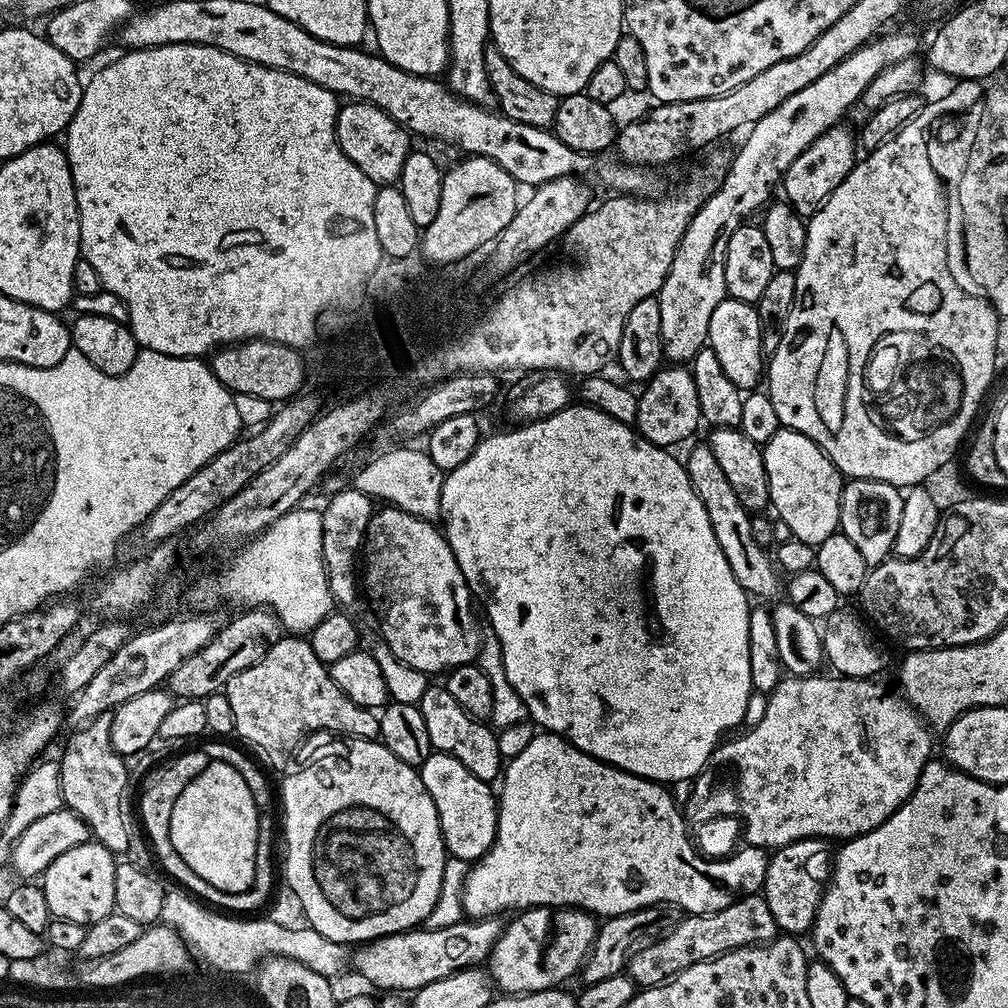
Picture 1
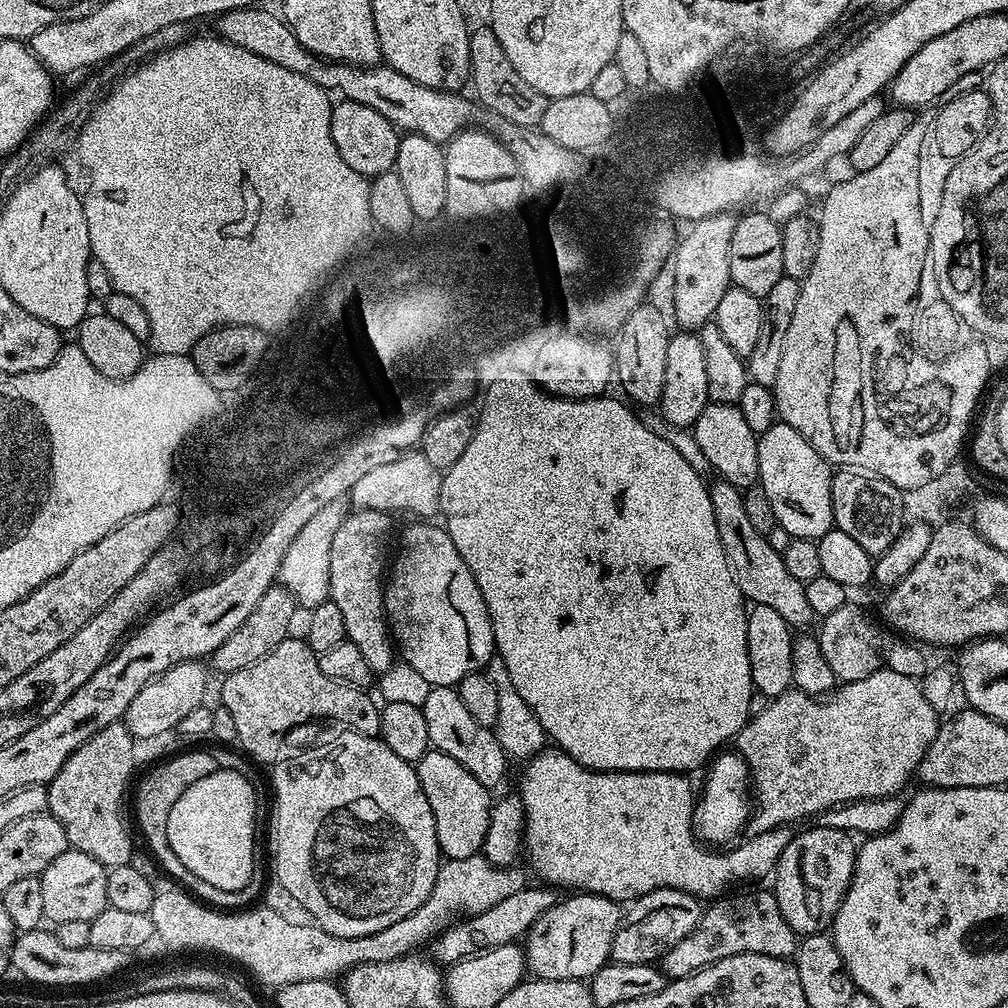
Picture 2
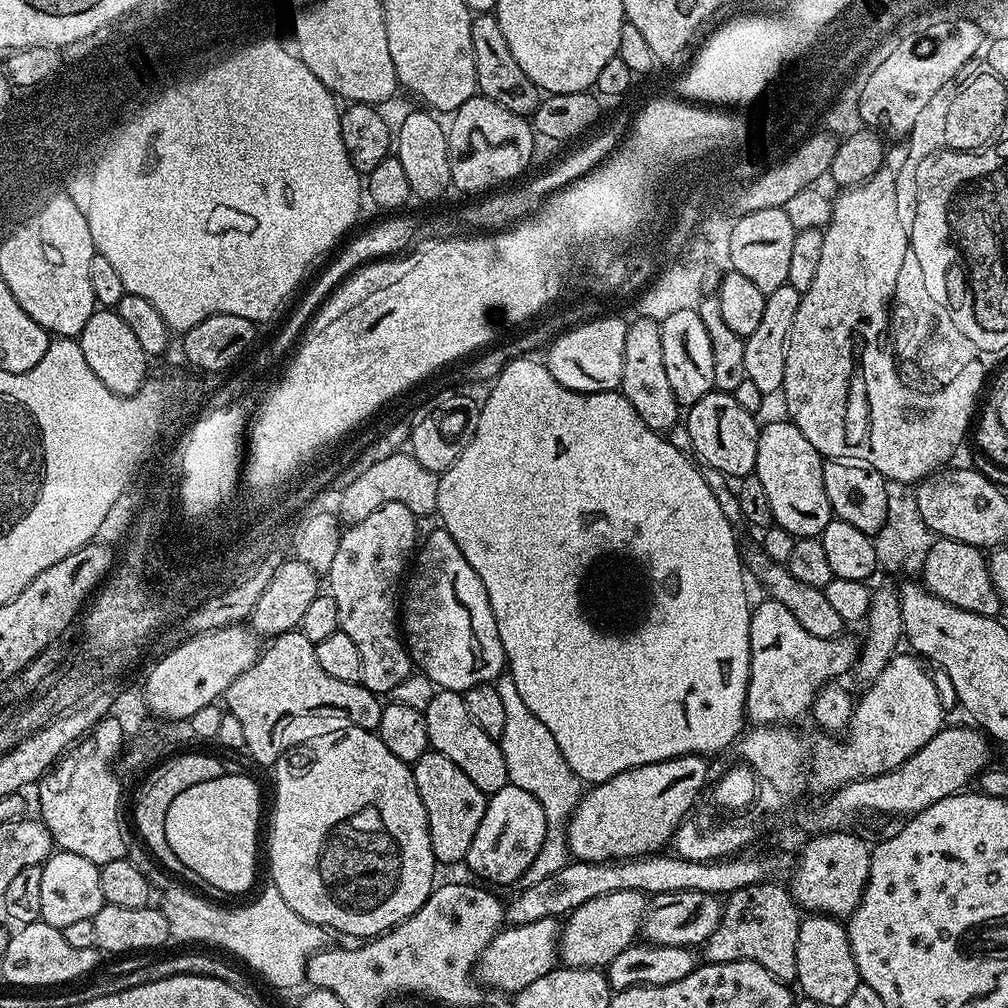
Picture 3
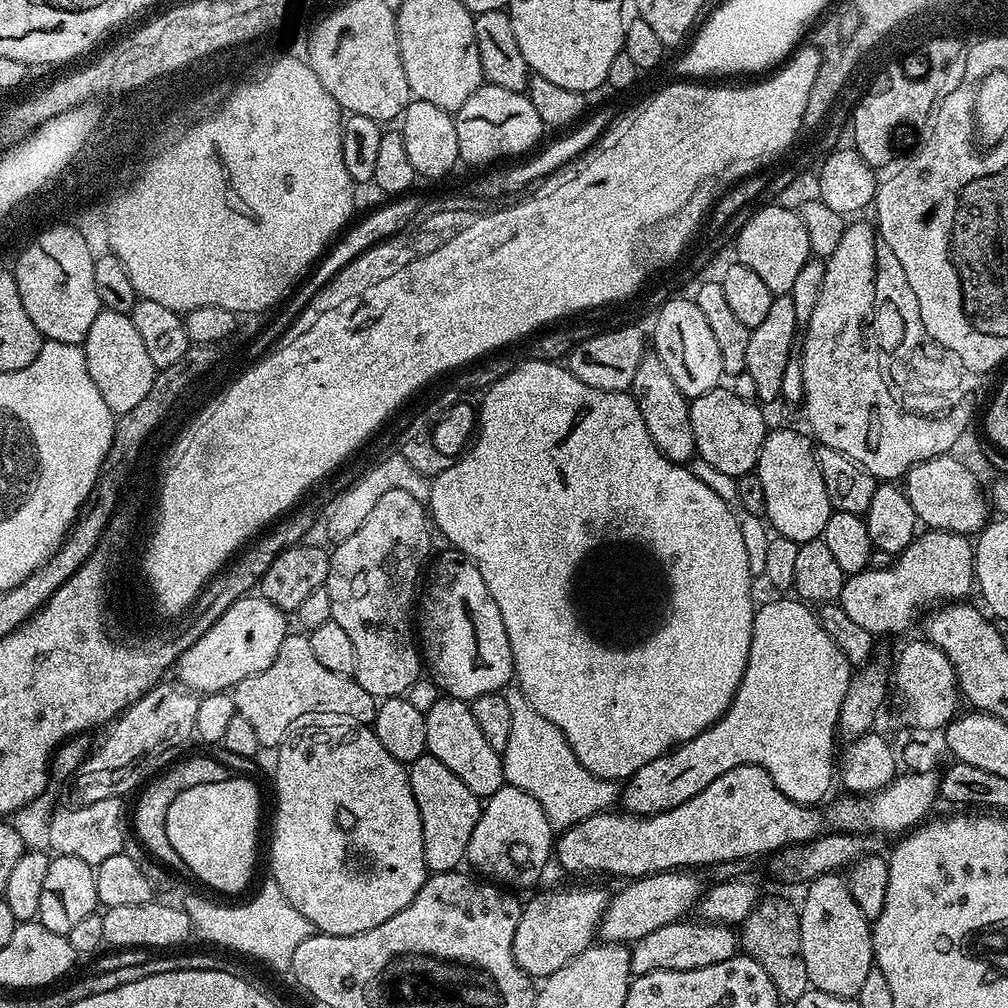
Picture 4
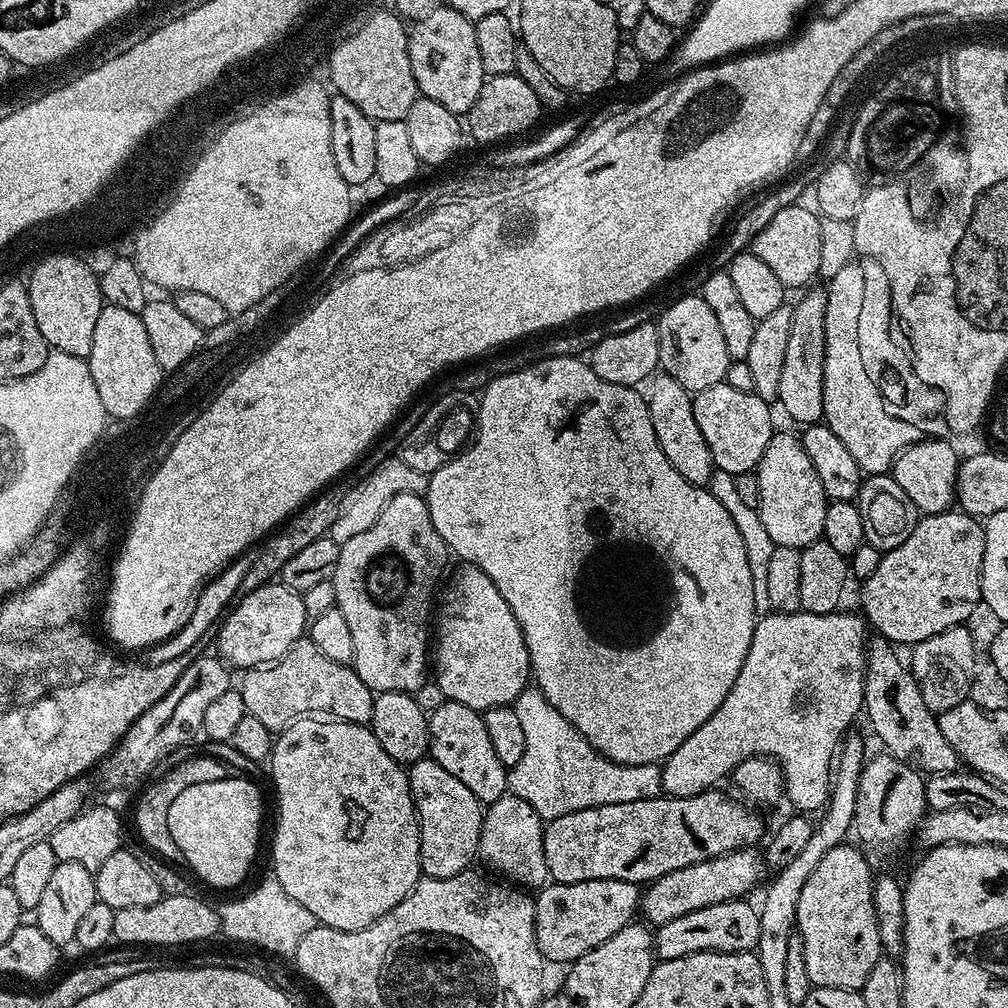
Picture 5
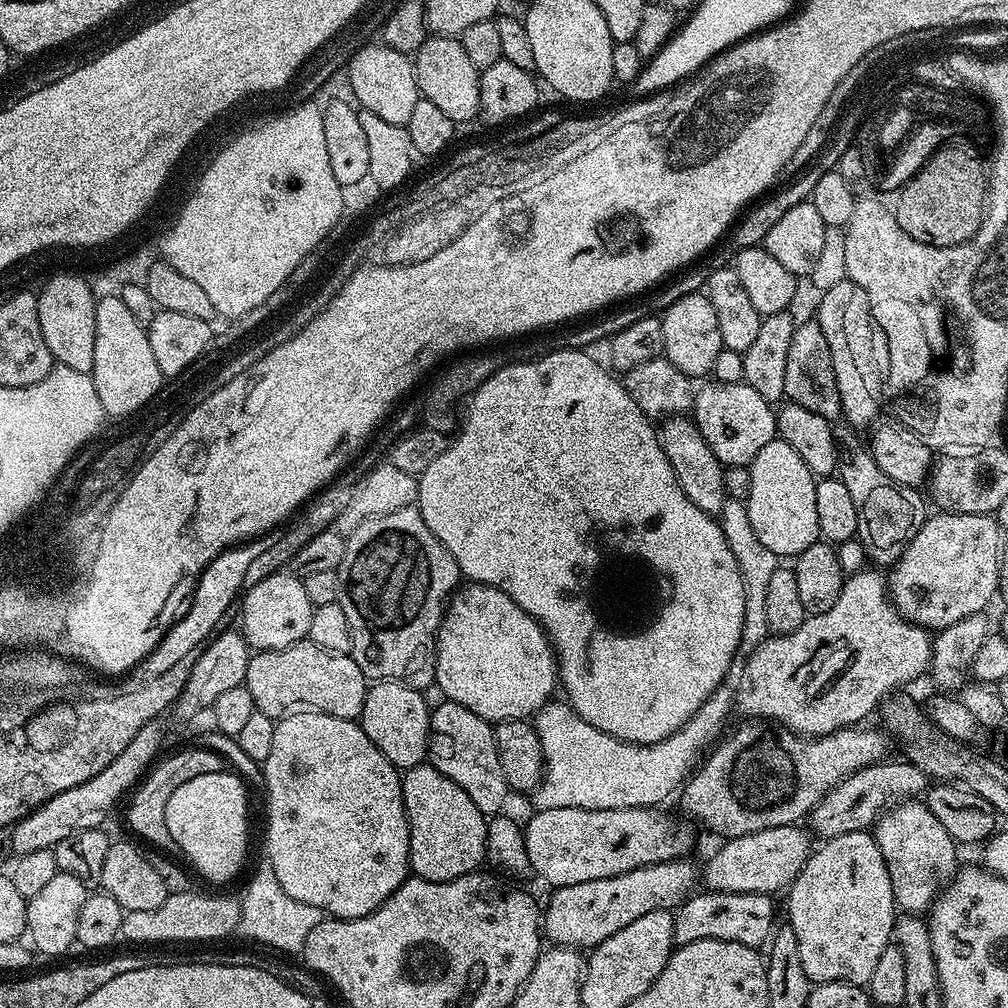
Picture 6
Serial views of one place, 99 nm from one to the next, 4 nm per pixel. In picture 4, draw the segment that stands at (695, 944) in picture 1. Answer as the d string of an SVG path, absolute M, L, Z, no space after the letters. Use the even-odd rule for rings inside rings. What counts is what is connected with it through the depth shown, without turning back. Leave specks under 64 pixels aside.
M765 895L738 928L738 944L743 955L751 956L770 974L781 1001L795 1002L810 987L806 974L806 961L802 959L802 934L797 905L776 896Z

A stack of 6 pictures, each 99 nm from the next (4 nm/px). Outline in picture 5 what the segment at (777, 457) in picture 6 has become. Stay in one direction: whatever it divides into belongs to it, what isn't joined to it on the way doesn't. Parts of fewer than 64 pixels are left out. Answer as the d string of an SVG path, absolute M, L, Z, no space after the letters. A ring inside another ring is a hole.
M780 431L773 434L755 473L760 487L758 511L762 526L766 526L775 547L802 549L823 537L830 501L822 490L822 482L818 482L818 470L814 470L814 462L806 455L799 435Z

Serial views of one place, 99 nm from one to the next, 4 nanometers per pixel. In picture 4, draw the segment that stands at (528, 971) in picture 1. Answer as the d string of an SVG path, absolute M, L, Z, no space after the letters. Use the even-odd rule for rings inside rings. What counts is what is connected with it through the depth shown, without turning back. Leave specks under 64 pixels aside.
M688 870L654 872L651 876L633 879L617 896L608 901L608 908L600 920L598 936L601 941L610 944L631 945L638 938L658 930L658 926L674 924L685 919L688 911L697 907L702 895L700 880Z

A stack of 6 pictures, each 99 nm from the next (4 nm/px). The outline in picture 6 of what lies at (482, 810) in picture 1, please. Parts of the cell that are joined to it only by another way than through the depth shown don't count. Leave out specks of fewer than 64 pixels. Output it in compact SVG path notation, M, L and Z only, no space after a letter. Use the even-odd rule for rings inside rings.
M427 762L407 769L400 785L410 830L408 863L411 871L419 879L430 882L446 882L477 871L487 857L489 821L485 813L470 802L470 794Z

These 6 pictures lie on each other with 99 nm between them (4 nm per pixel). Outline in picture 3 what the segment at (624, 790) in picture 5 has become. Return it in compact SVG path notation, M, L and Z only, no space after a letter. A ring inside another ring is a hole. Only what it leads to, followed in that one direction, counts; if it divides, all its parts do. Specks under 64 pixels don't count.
M507 674L501 675L495 681L498 694L502 698L506 713L506 726L498 737L498 743L502 750L502 758L506 758L506 774L508 783L526 790L541 803L545 810L545 818L548 823L547 839L538 850L537 857L519 878L520 888L534 886L534 882L542 882L550 874L562 870L570 862L568 841L565 836L568 819L578 806L582 795L582 782L566 766L566 758L562 758L562 750L558 750L558 742L554 742L550 730L530 714L530 706L522 702L522 694L518 694L518 686L514 686L514 678Z

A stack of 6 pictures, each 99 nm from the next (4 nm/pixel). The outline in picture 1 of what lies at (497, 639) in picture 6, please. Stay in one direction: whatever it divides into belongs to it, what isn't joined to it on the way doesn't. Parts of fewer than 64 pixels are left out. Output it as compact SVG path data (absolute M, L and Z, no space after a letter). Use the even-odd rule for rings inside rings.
M384 506L381 509L381 512L380 509L373 511L370 522L368 523L368 532L364 535L364 546L362 549L362 592L363 595L365 592L372 599L372 608L376 611L377 618L380 619L380 632L384 635L381 636L383 643L390 646L394 658L398 658L408 668L413 668L425 674L433 674L432 672L447 674L453 668L473 663L480 655L482 631L480 632L479 626L476 625L476 616L472 613L472 604L474 608L472 591L468 589L466 578L462 578L462 570L458 566L458 558L454 558L454 550L450 550L448 540L444 537L443 531L433 521L423 520L414 514L403 512L401 508Z

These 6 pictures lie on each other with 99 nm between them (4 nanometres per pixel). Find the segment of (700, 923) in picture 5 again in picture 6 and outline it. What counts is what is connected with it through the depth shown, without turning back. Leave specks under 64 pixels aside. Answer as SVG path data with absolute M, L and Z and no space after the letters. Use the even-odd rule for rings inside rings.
M697 891L689 895L674 912L674 941L677 945L699 940L721 940L738 942L759 949L772 932L776 920L776 904L766 892L734 894L733 892ZM700 892L700 893L699 893ZM697 895L697 896L696 896Z

